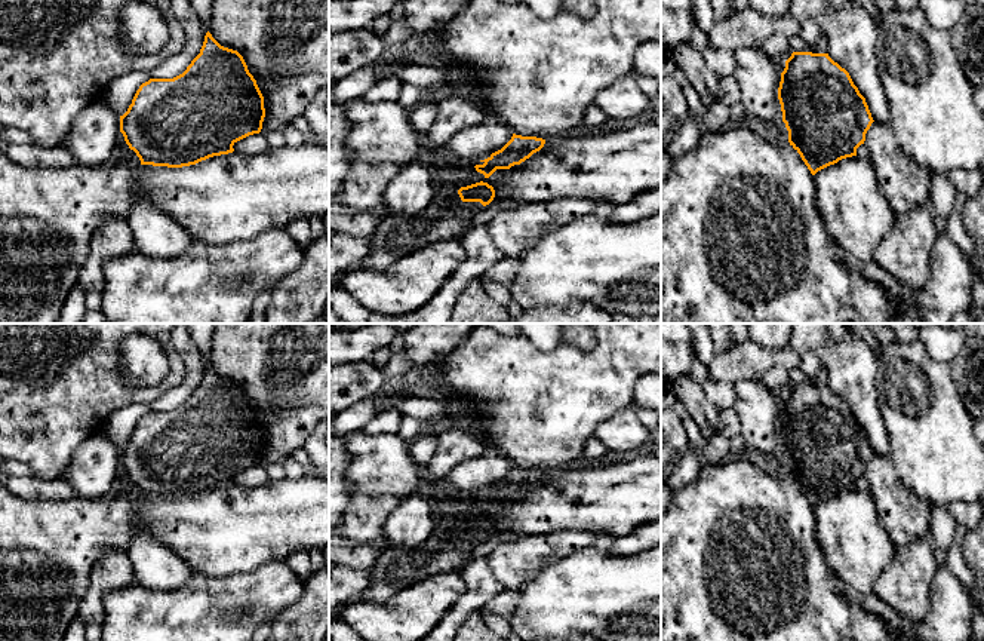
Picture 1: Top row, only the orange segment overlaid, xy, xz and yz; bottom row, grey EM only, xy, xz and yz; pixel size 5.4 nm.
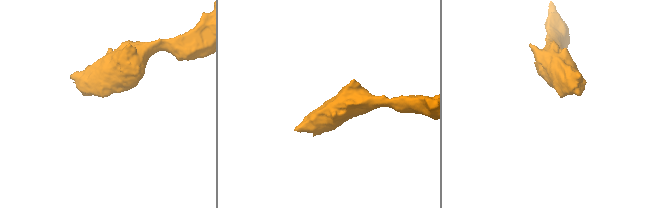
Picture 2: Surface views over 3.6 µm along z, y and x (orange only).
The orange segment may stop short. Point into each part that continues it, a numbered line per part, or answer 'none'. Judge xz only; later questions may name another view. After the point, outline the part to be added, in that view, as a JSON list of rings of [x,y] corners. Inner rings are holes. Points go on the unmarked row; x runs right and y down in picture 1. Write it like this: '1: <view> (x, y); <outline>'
1: xz (446, 548); [[[440,521],[419,546],[388,546],[372,565],[370,582],[357,601],[384,602],[418,582],[451,573],[471,556],[482,540],[480,534],[462,534],[455,521]]]

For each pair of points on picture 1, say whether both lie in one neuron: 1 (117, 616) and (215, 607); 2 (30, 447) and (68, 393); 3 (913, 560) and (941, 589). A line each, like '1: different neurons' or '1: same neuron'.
1: same neuron
2: same neuron
3: different neurons

